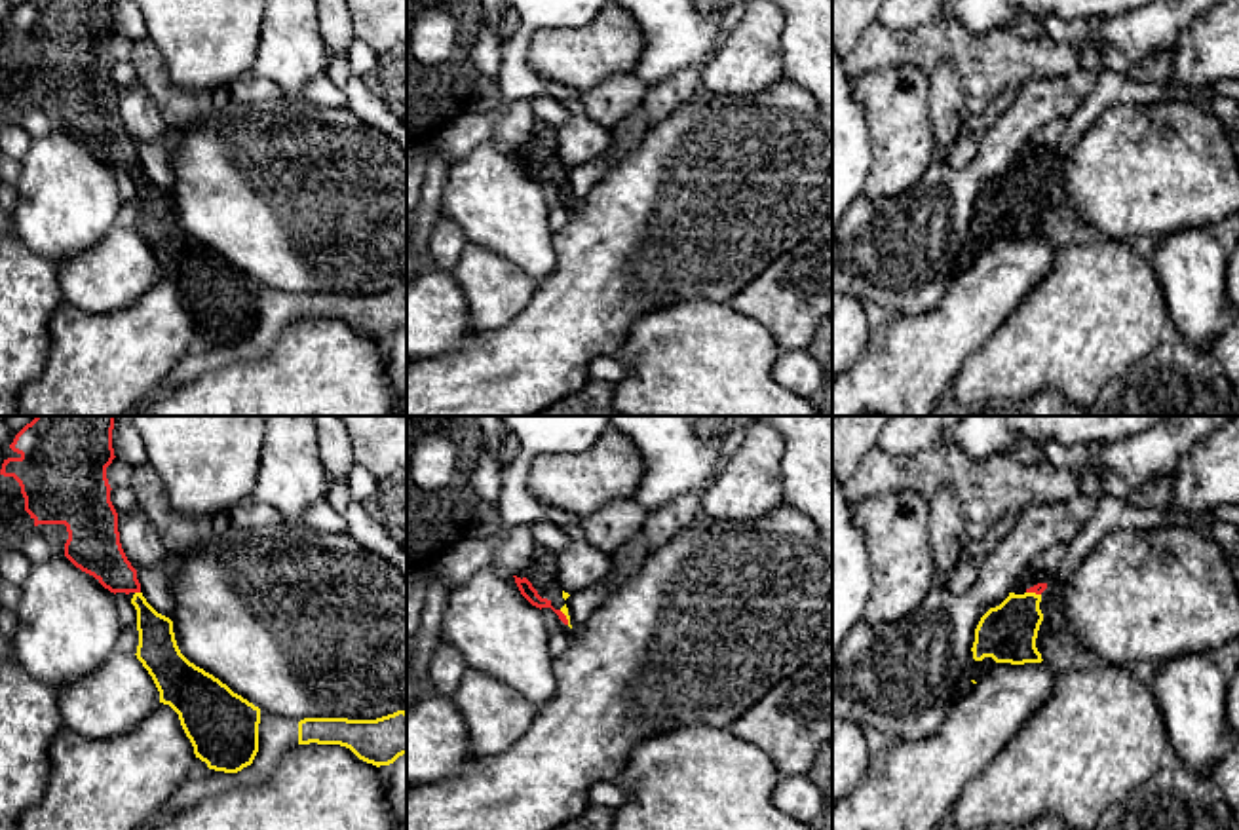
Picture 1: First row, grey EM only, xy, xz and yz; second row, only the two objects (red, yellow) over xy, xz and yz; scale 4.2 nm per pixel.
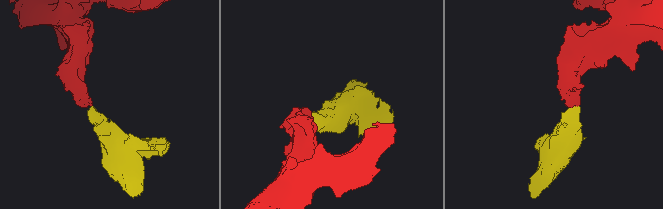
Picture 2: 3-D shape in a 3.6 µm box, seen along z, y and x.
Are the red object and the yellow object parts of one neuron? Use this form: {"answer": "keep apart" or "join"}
{"answer": "join"}

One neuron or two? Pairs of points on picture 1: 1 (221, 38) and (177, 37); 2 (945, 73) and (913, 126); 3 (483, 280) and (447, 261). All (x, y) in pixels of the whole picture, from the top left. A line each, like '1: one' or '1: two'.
1: one
2: two
3: two

